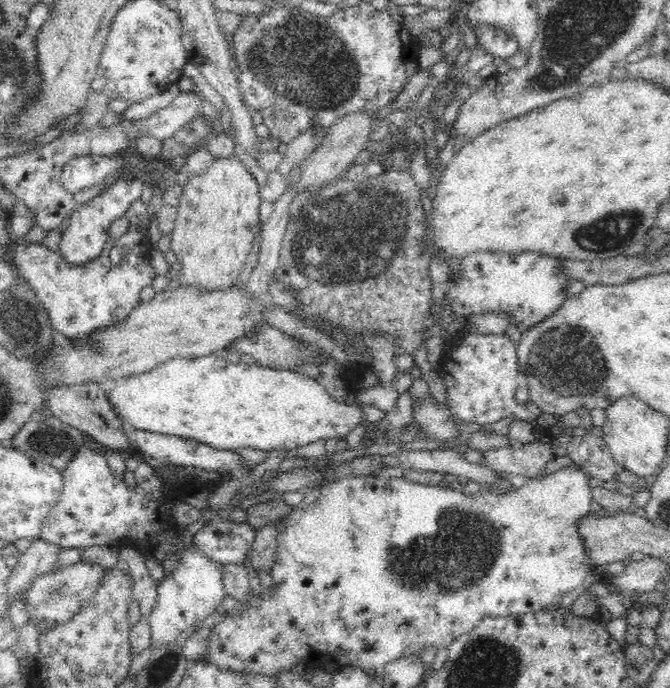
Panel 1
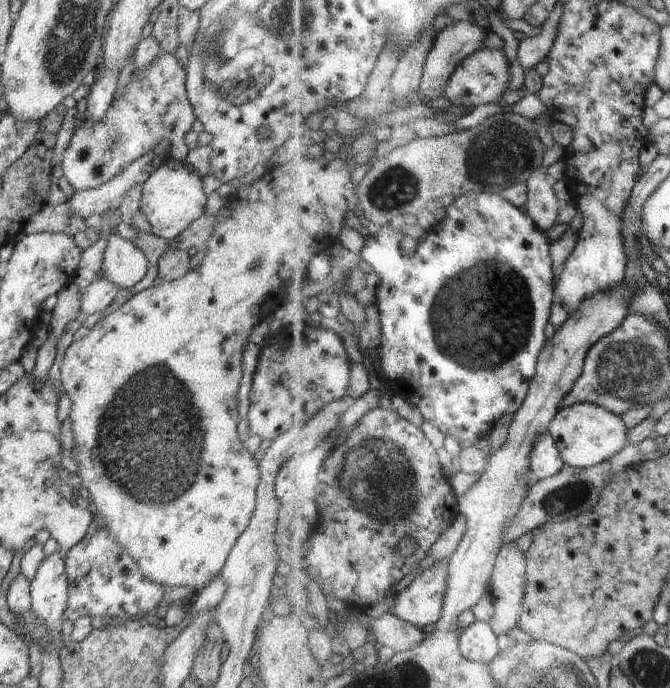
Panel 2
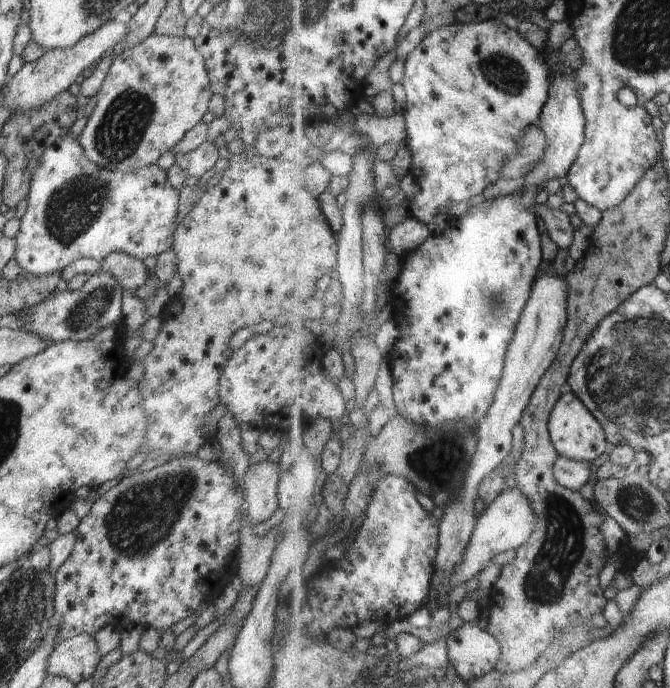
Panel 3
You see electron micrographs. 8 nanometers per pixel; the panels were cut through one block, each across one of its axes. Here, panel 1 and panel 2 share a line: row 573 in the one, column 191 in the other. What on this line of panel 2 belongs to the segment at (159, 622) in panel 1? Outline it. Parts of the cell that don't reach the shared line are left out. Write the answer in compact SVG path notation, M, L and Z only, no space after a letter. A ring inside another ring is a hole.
M167 157L143 184L140 211L146 214L151 232L169 242L176 239L196 218L205 214L206 198L198 171L192 171L185 167L185 163Z

